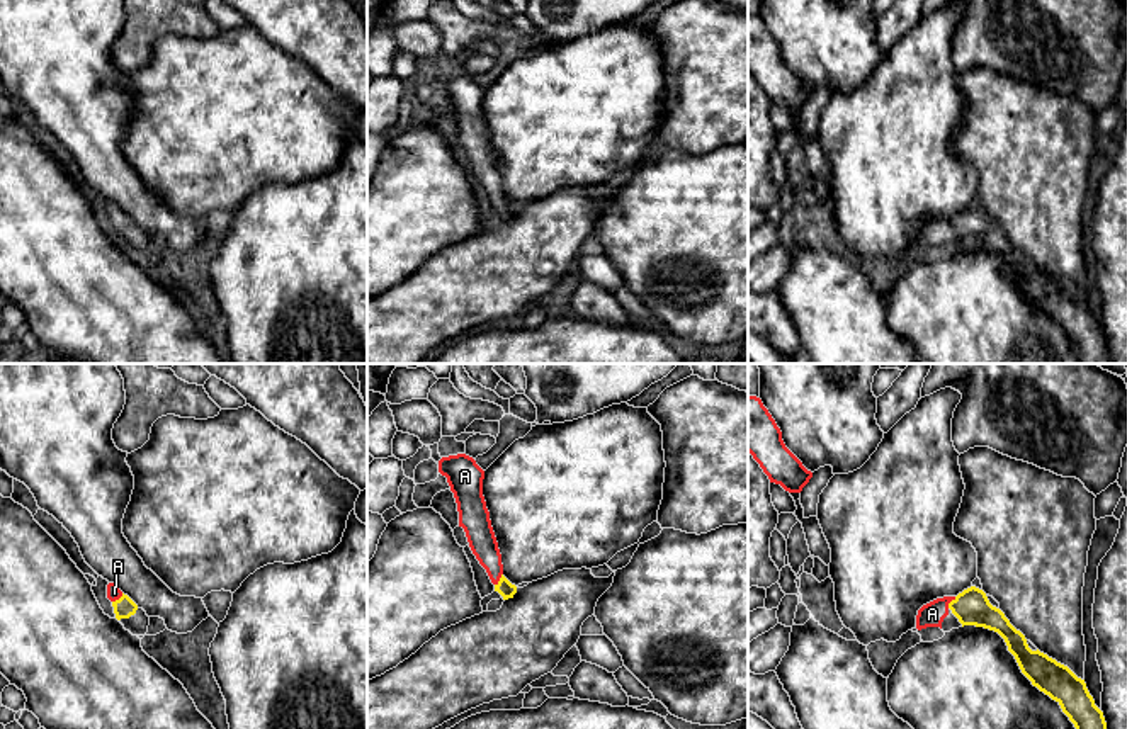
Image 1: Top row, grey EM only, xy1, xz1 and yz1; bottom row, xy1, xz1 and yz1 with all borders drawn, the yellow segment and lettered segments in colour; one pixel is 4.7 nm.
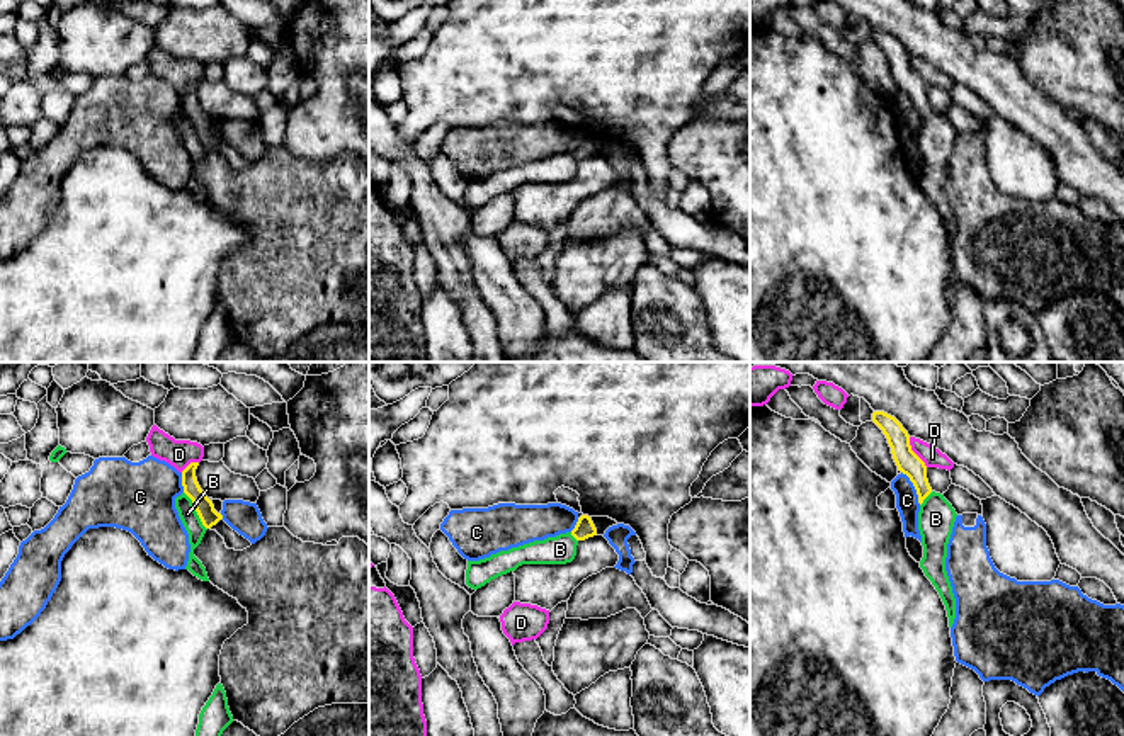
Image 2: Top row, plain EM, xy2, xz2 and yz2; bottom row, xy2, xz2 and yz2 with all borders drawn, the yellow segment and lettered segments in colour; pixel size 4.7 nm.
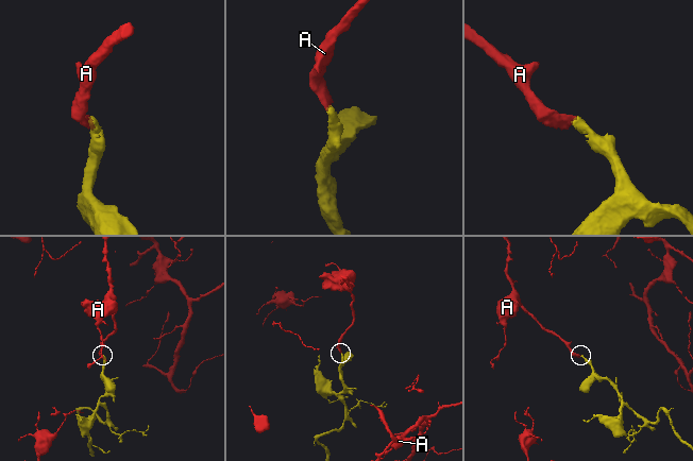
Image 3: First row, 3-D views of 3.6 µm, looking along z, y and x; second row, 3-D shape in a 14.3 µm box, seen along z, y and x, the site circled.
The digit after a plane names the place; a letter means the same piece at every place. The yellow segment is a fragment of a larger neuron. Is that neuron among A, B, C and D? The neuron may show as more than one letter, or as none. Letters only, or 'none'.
A

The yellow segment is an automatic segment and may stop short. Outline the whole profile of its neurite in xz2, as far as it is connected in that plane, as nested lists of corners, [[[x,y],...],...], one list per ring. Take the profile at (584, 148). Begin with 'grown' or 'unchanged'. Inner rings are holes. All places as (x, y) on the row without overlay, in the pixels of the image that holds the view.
unchanged; [[[582,134],[575,144],[575,148],[571,150],[571,155],[576,158],[576,160],[585,160],[588,156],[593,156],[597,155],[597,148],[592,141],[592,138],[588,134]]]

